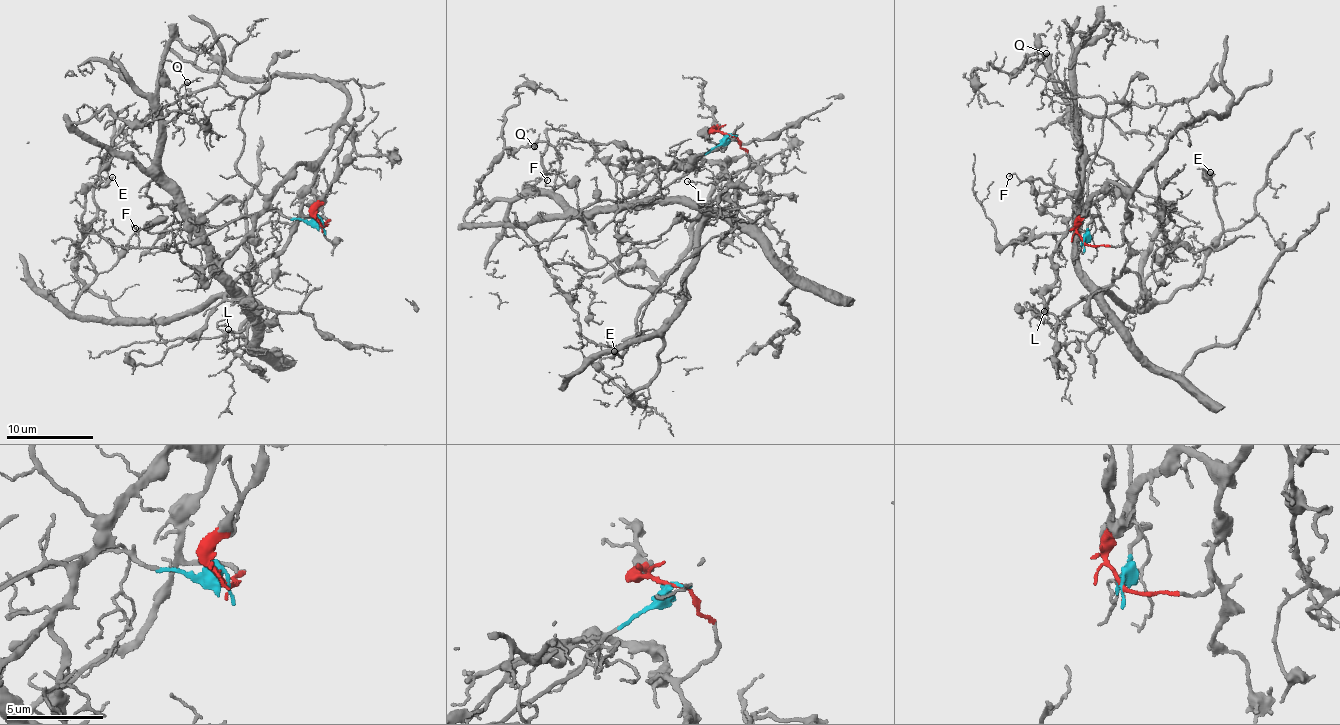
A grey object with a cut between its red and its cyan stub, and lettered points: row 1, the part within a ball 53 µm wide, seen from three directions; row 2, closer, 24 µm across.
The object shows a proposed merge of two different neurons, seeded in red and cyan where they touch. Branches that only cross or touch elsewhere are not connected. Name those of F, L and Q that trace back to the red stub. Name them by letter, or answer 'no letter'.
L

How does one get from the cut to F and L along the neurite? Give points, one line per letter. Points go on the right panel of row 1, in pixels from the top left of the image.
F: (1083, 241), (1095, 215), (1072, 208), (1079, 202), (1057, 187), (1009, 175)
L: (1083, 241), (1124, 240), (1128, 258), (1086, 299), (1098, 330), (1060, 343), (1045, 310)

